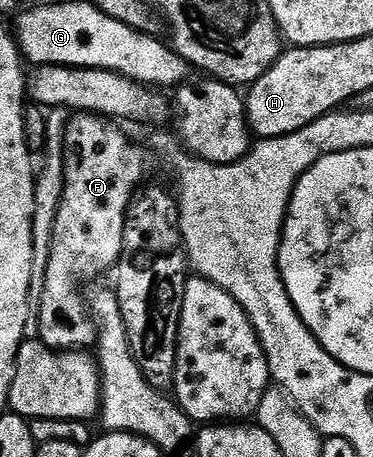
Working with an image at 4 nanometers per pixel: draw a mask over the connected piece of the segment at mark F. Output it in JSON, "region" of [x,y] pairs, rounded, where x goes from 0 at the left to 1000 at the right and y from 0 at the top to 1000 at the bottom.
{"region":[[[268,256],[204,258],[185,267],[180,280],[172,433],[153,457],[150,490],[142,495],[137,554],[102,698],[105,748],[142,768],[228,766],[233,751],[239,757],[255,744],[263,726],[231,678],[231,654],[223,654],[214,632],[255,602],[290,591],[298,595],[314,582],[327,547],[332,479],[343,470],[354,429],[389,398],[386,381],[397,374],[389,324],[351,322],[340,300],[316,280],[298,278],[311,274]]]}

